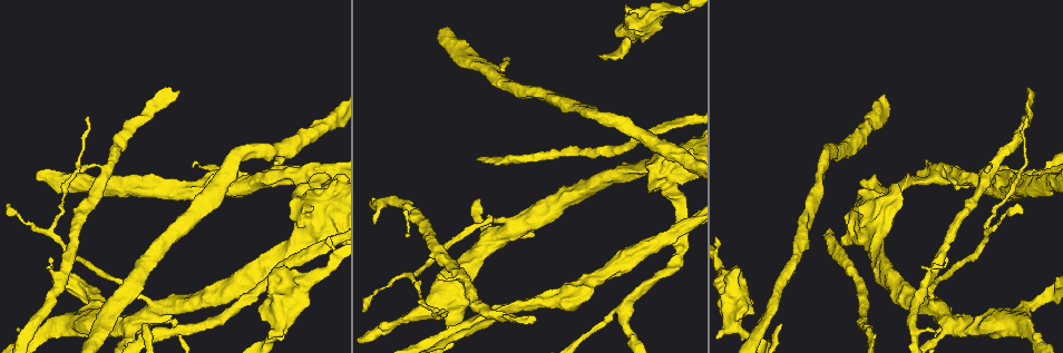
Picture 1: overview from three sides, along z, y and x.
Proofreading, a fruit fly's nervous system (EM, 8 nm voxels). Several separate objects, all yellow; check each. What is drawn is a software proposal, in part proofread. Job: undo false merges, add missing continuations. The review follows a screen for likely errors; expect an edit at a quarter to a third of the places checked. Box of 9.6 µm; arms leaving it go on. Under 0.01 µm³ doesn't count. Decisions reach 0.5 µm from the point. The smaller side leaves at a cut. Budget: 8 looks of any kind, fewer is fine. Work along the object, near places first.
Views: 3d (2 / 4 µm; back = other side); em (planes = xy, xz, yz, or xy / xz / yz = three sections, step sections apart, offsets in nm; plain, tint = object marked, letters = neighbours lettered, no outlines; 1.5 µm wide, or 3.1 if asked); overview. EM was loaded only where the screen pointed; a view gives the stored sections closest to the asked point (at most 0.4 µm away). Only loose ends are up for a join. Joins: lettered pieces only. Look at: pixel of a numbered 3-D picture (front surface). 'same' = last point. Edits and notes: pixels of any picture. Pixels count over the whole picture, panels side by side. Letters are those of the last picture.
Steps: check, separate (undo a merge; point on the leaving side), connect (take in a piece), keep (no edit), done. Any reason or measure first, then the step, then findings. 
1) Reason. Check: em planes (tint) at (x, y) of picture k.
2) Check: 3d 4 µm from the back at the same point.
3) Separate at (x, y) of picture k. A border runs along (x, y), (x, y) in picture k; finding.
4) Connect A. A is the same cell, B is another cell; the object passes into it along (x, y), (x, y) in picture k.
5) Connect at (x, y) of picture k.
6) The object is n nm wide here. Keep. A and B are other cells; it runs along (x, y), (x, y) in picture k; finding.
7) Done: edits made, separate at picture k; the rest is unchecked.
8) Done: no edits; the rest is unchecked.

A narrow waist. Check: 3d 4 µm at (939, 173) of picture 1.

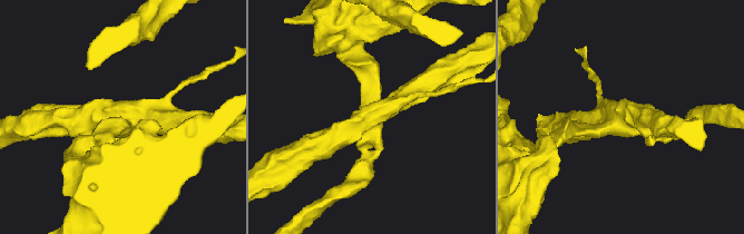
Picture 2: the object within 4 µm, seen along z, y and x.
Need the tissue. Check: em planes (letters) at (365, 121) of picture 2.

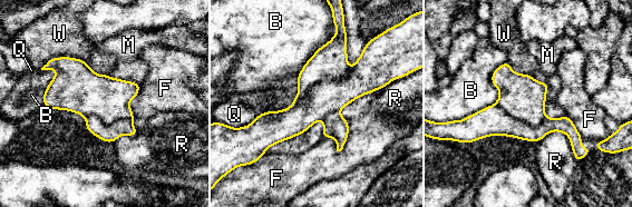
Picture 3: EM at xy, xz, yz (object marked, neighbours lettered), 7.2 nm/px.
4 arms meet here. Separate at (329, 96) of picture 3. B, F, M, Q, R and W are other cells; the part that leaves runs along (376, 84), (251, 128) in picture 3; a second cell is stuck on.

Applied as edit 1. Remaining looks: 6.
Long arm stops here. Check: 3d 4 µm from the back at (535, 317) of picture 1.

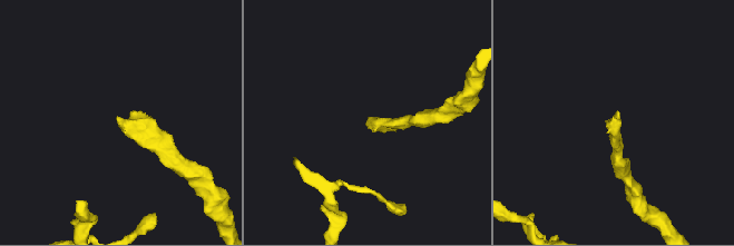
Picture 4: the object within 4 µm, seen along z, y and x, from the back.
Check: em planes (plain) at (614, 119) of picture 4.

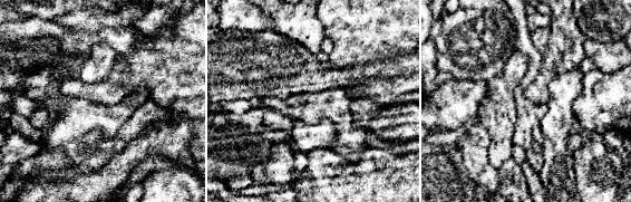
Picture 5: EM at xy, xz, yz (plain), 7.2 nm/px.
Check: em planes (letters) at the same point.

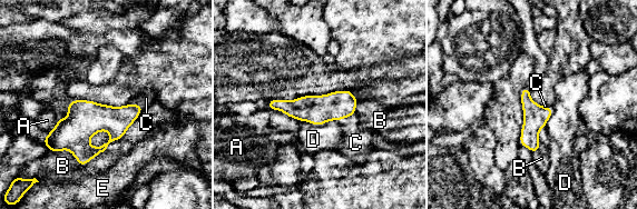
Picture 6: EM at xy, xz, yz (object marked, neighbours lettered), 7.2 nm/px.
The longest contact is with B, 550 nm. Connect C. C is the same cell, A, B, D and E are other cells; the object passes into it along (115, 120), (136, 105), (146, 98) in picture 6; it goes on there.

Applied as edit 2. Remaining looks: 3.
Done: edits made, separate at picture 3, connect at picture 6; the rest is unchecked.

